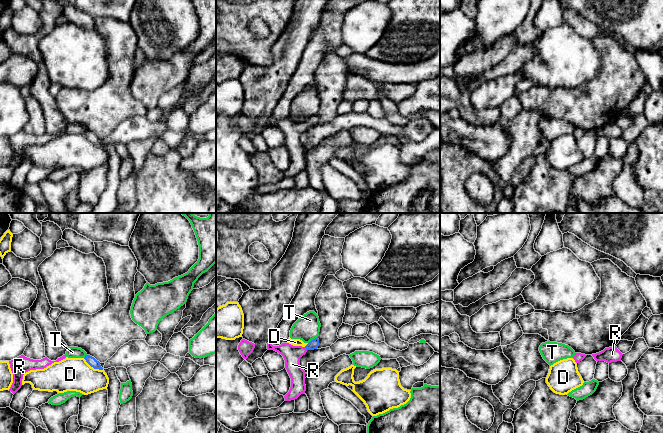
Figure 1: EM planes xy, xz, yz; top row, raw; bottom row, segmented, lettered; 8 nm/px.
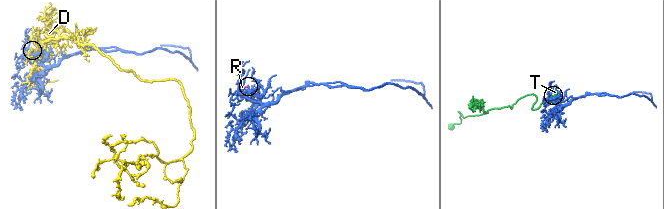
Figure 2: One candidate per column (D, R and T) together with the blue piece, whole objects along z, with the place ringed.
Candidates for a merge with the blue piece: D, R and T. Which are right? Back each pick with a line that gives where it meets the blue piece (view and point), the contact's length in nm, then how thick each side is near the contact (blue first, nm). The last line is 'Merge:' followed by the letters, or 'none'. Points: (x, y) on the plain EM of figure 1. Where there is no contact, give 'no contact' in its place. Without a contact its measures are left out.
R: meets blue in xz at (306, 124); contact 40 nm long; 80 nm thick on the blue side, 140 nm on the other
Merge: R

